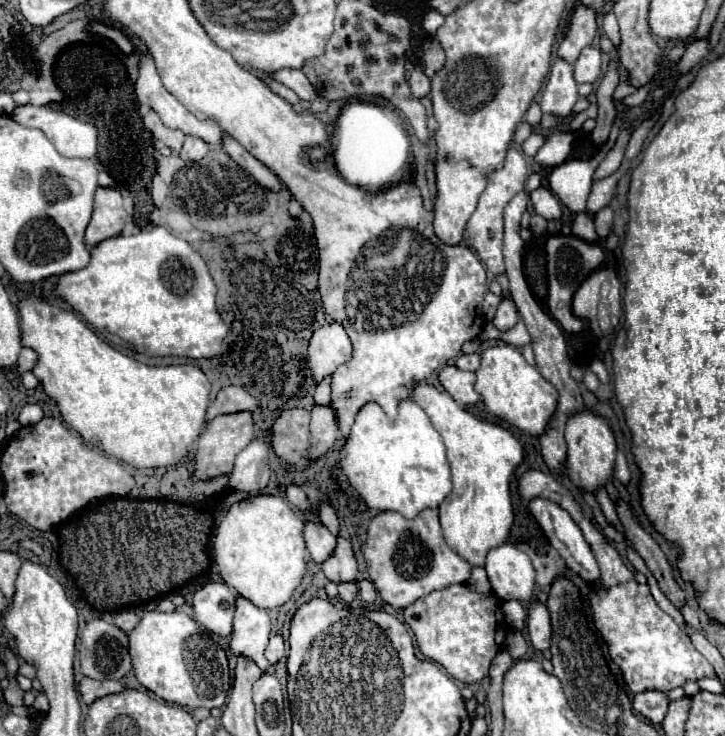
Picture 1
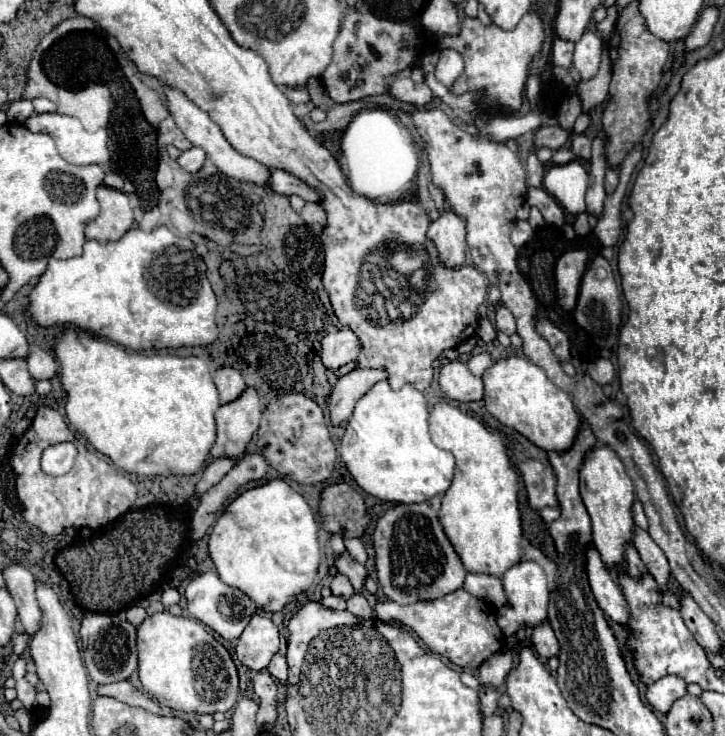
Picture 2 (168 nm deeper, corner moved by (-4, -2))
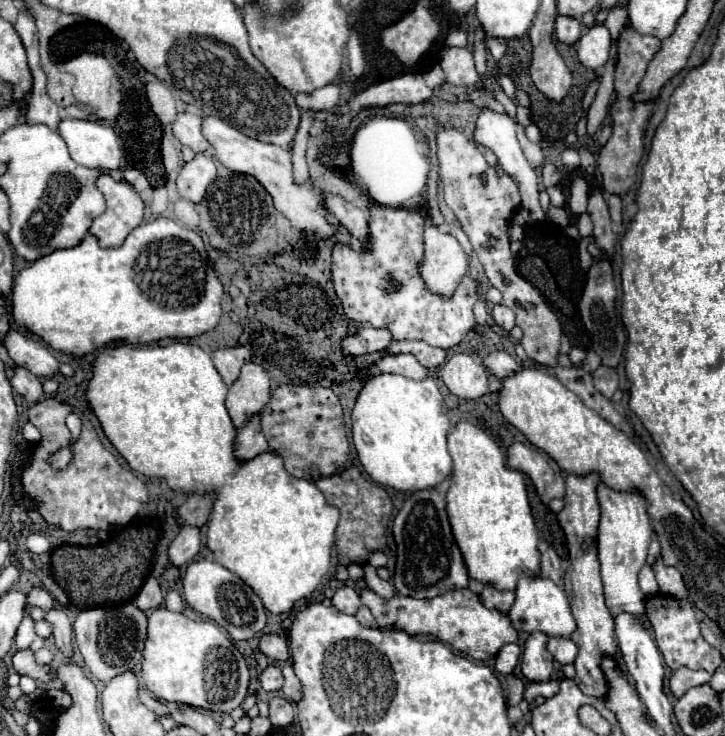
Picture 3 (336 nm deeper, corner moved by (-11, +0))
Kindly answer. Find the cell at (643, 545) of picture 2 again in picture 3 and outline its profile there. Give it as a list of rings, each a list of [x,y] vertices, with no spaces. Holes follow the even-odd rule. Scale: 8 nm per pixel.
[[[658,557],[654,573],[656,573],[656,579],[658,579],[660,591],[664,595],[672,595],[674,599],[686,599],[688,597],[688,589],[684,587],[684,581],[682,581],[682,577],[680,577],[676,567],[666,567],[662,563],[662,559]]]

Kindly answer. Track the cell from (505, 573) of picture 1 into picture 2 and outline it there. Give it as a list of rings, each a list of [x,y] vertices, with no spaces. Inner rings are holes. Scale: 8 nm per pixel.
[[[519,561],[517,565],[513,565],[505,575],[503,575],[503,589],[505,595],[509,599],[507,609],[501,609],[497,615],[497,623],[501,627],[501,631],[509,637],[513,635],[521,625],[527,627],[535,627],[541,621],[547,619],[547,601],[549,601],[549,589],[547,589],[547,577],[545,571],[539,563],[535,561]]]

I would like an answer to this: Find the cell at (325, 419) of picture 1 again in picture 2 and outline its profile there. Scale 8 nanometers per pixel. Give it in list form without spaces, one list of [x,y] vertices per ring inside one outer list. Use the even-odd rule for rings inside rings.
[[[353,369],[351,373],[343,375],[329,399],[327,399],[327,409],[329,409],[329,419],[333,427],[339,427],[343,421],[349,421],[353,415],[353,409],[357,401],[381,379],[385,379],[387,373],[381,369]]]

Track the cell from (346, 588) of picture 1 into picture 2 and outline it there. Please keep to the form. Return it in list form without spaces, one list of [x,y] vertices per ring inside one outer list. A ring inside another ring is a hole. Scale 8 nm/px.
[[[355,593],[353,597],[347,599],[347,611],[351,611],[357,617],[363,617],[363,619],[369,619],[373,615],[373,611],[371,611],[365,595],[361,595],[361,593]]]

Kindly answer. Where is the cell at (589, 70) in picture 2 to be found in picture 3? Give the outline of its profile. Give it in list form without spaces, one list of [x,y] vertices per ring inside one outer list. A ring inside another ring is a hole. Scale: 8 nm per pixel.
[[[604,25],[590,27],[578,41],[578,59],[588,69],[602,69],[602,65],[608,61],[610,51],[610,33]]]

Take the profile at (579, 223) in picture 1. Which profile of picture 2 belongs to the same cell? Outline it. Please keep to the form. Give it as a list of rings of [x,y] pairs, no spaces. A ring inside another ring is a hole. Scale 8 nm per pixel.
[[[579,213],[573,227],[575,227],[575,233],[577,233],[579,237],[589,235],[589,233],[591,233],[591,227],[589,227],[589,221],[587,221],[587,213]]]

